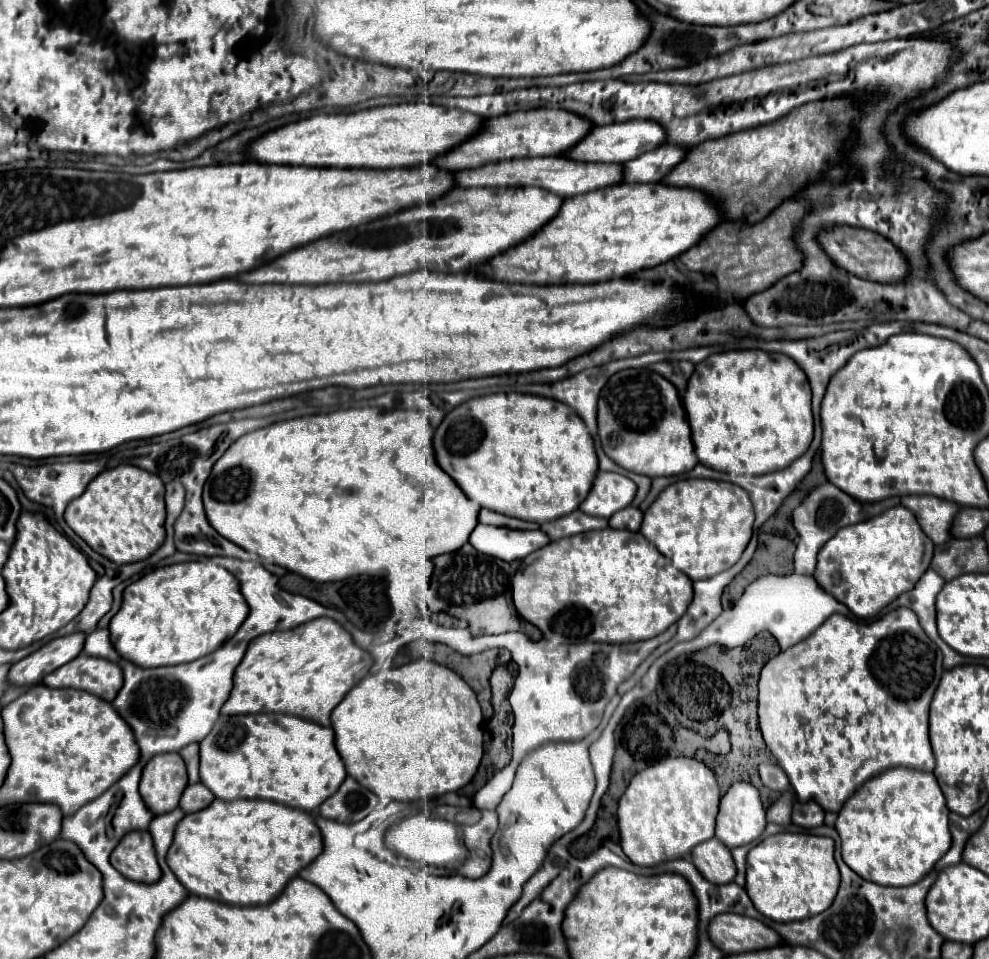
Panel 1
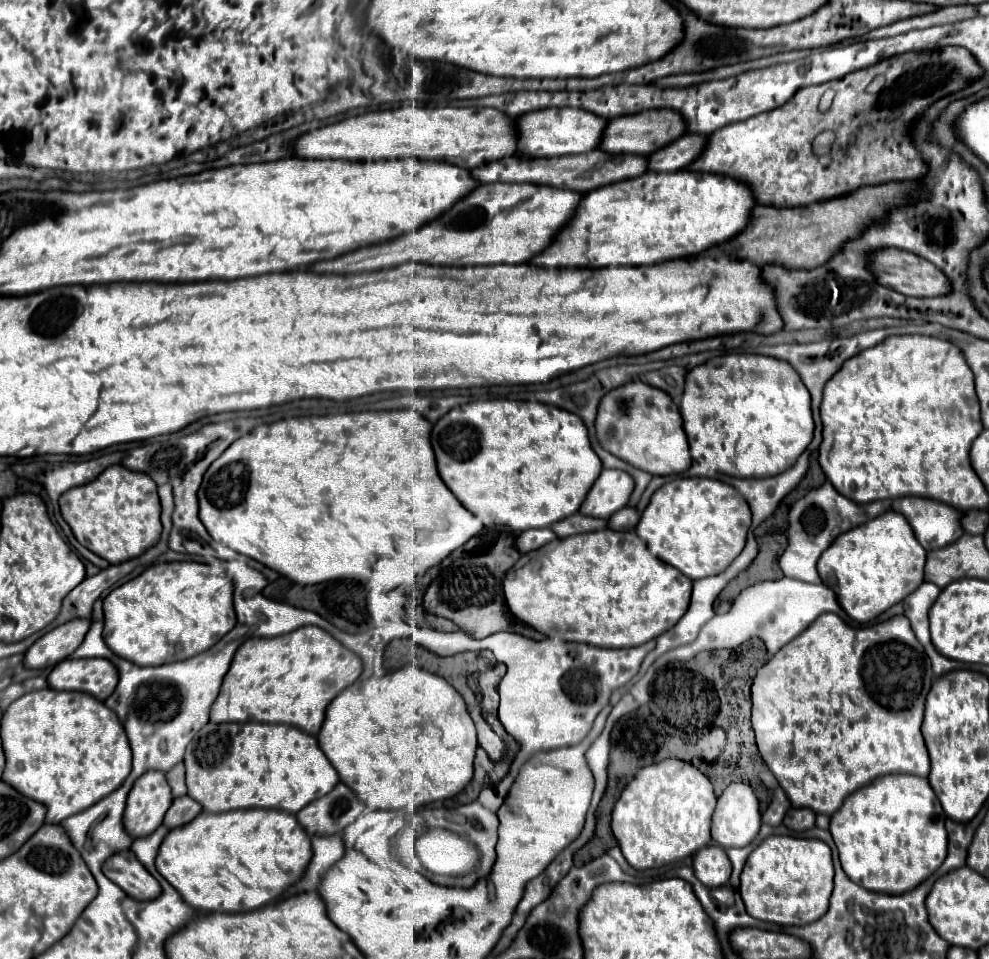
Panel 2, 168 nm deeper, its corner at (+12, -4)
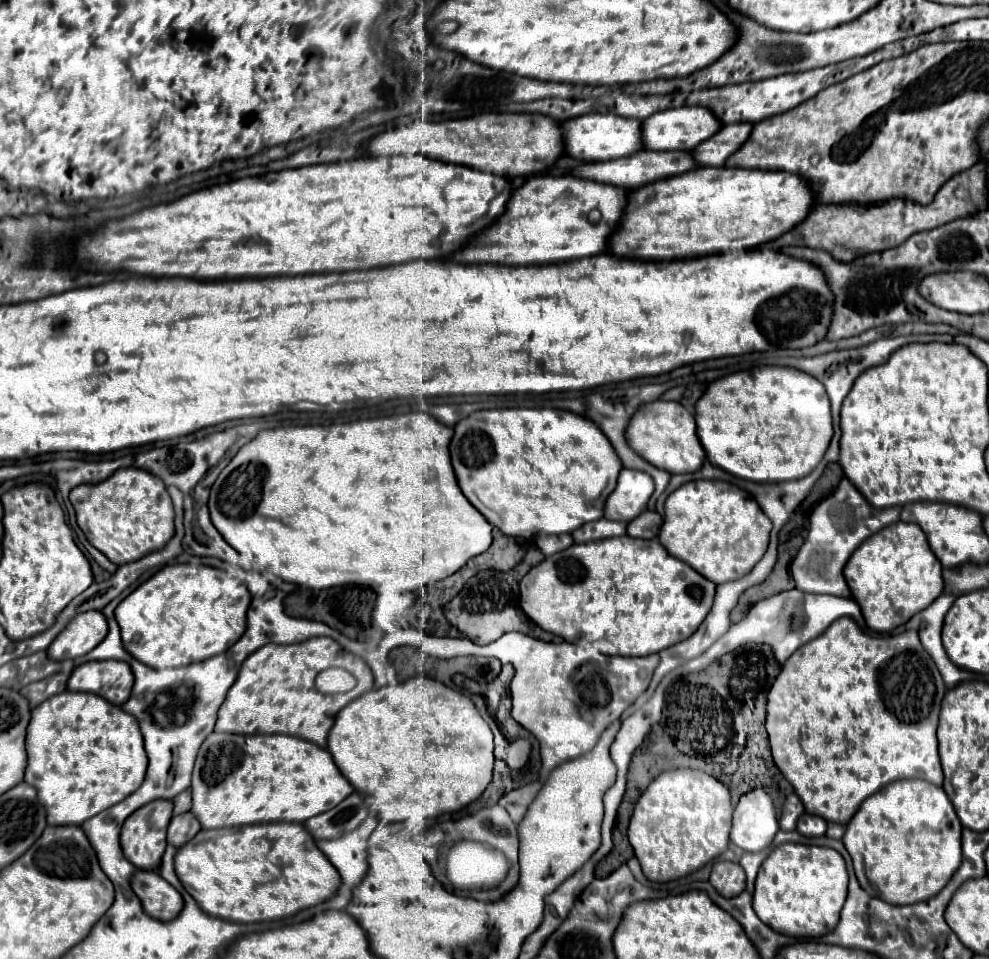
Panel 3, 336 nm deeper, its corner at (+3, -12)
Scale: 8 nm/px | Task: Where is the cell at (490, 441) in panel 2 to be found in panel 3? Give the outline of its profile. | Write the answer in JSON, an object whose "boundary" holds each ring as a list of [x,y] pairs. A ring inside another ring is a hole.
{"boundary":[[[480,410],[460,420],[450,442],[452,466],[464,496],[476,506],[486,520],[508,536],[536,538],[540,534],[574,532],[586,522],[604,514],[604,502],[616,488],[622,462],[610,440],[594,422],[568,410]]]}

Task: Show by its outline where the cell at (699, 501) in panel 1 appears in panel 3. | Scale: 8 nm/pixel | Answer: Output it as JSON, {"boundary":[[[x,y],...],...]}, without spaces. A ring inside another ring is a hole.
{"boundary":[[[696,480],[672,492],[664,504],[660,544],[712,582],[724,584],[746,576],[764,556],[772,522],[762,514],[754,498],[722,480]]]}

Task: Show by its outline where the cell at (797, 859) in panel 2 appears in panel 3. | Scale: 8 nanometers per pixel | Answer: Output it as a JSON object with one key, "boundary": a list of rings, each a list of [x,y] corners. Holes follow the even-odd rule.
{"boundary":[[[780,844],[762,862],[754,890],[754,912],[772,930],[794,938],[818,938],[832,932],[848,894],[844,858],[822,846]]]}

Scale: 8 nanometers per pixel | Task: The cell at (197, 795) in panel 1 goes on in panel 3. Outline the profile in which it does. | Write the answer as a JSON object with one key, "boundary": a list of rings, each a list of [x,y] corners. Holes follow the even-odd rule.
{"boundary":[[[186,812],[186,814],[174,816],[174,818],[170,820],[166,840],[168,840],[168,844],[172,844],[174,848],[180,848],[180,846],[184,846],[198,830],[200,830],[200,822],[194,818],[192,812]]]}

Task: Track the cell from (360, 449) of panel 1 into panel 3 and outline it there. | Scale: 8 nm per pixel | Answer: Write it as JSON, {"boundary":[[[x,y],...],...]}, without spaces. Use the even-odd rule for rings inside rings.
{"boundary":[[[408,412],[374,420],[356,420],[348,424],[332,424],[332,426],[288,426],[262,430],[254,440],[238,450],[238,454],[230,460],[230,464],[220,472],[218,480],[210,490],[210,518],[222,538],[240,554],[244,554],[250,562],[258,564],[266,572],[312,590],[324,590],[342,584],[366,584],[366,586],[382,586],[394,584],[400,592],[418,590],[430,586],[438,580],[448,578],[456,570],[460,570],[470,558],[486,552],[492,544],[492,524],[468,502],[456,484],[456,474],[450,464],[450,440],[452,428],[440,424],[436,418],[424,412]]]}

